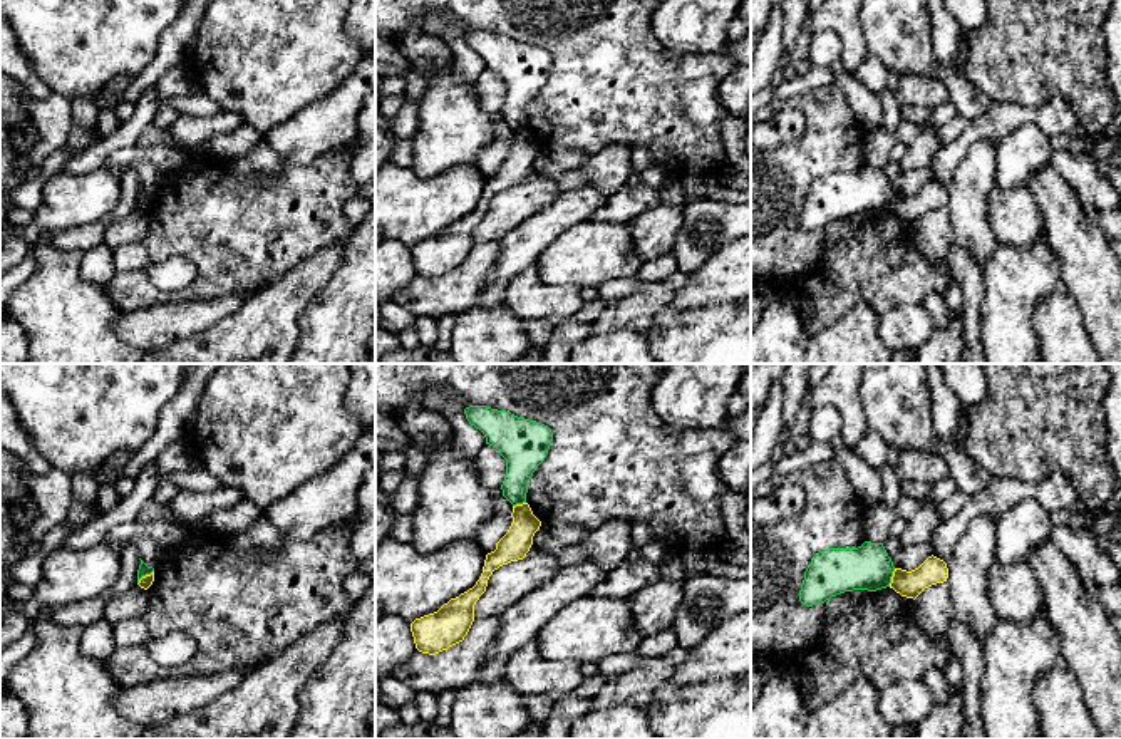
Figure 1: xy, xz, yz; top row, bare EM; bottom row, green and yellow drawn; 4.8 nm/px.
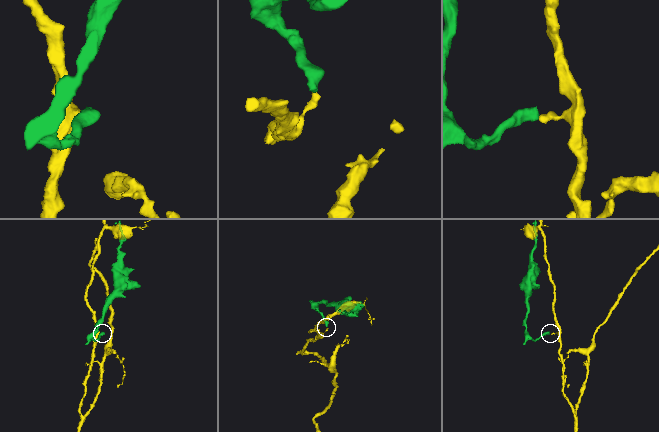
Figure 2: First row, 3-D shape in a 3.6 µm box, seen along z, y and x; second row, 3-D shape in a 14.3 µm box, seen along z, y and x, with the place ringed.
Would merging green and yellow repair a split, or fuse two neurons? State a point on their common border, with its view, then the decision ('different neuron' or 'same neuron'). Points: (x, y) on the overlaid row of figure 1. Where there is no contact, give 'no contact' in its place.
contact xy (144, 575); different neuron

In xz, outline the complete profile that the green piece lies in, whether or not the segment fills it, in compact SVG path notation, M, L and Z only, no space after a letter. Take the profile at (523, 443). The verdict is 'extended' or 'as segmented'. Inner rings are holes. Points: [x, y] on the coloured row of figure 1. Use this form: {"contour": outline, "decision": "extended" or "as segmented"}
{"contour": "M469 406L464 414L469 424L484 434L486 444L496 447L506 459L503 496L513 506L526 503L528 481L548 454L551 429L486 406Z", "decision": "as segmented"}

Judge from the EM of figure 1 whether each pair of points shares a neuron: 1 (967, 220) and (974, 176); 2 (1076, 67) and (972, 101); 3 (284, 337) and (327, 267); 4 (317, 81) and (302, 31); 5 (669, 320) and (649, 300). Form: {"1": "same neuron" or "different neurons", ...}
{"1": "same neuron", "2": "different neurons", "3": "same neuron", "4": "same neuron", "5": "different neurons"}

